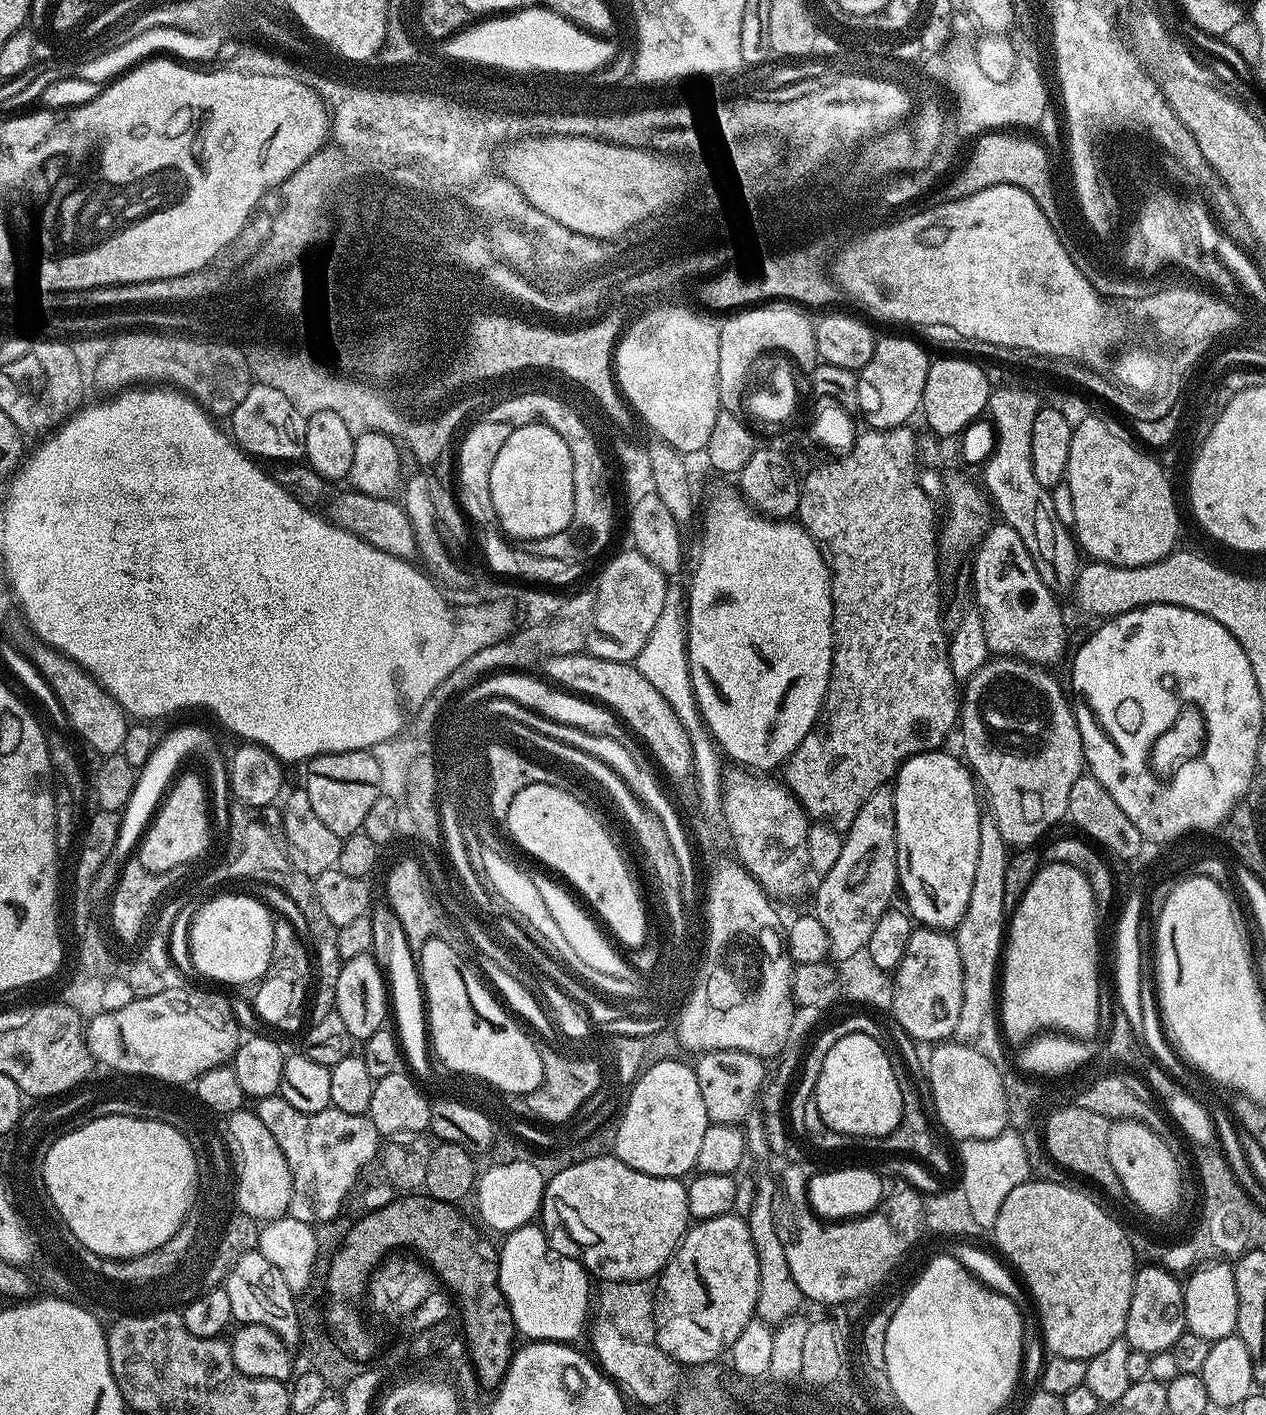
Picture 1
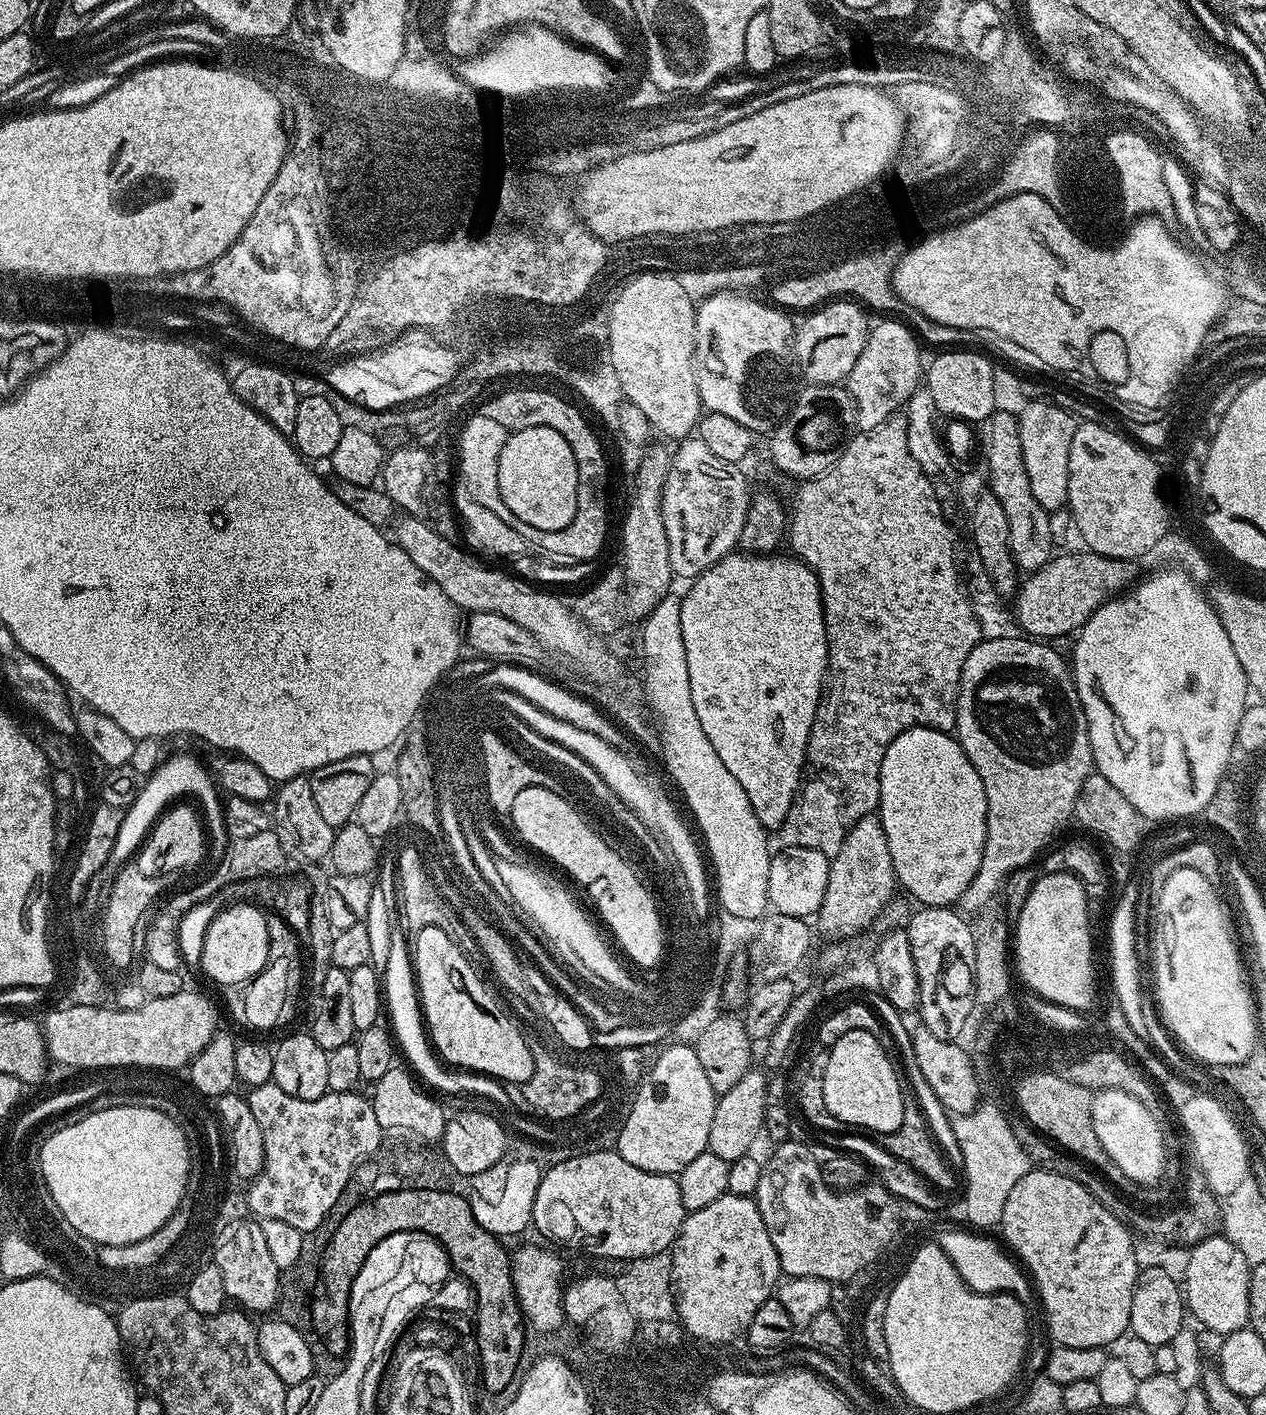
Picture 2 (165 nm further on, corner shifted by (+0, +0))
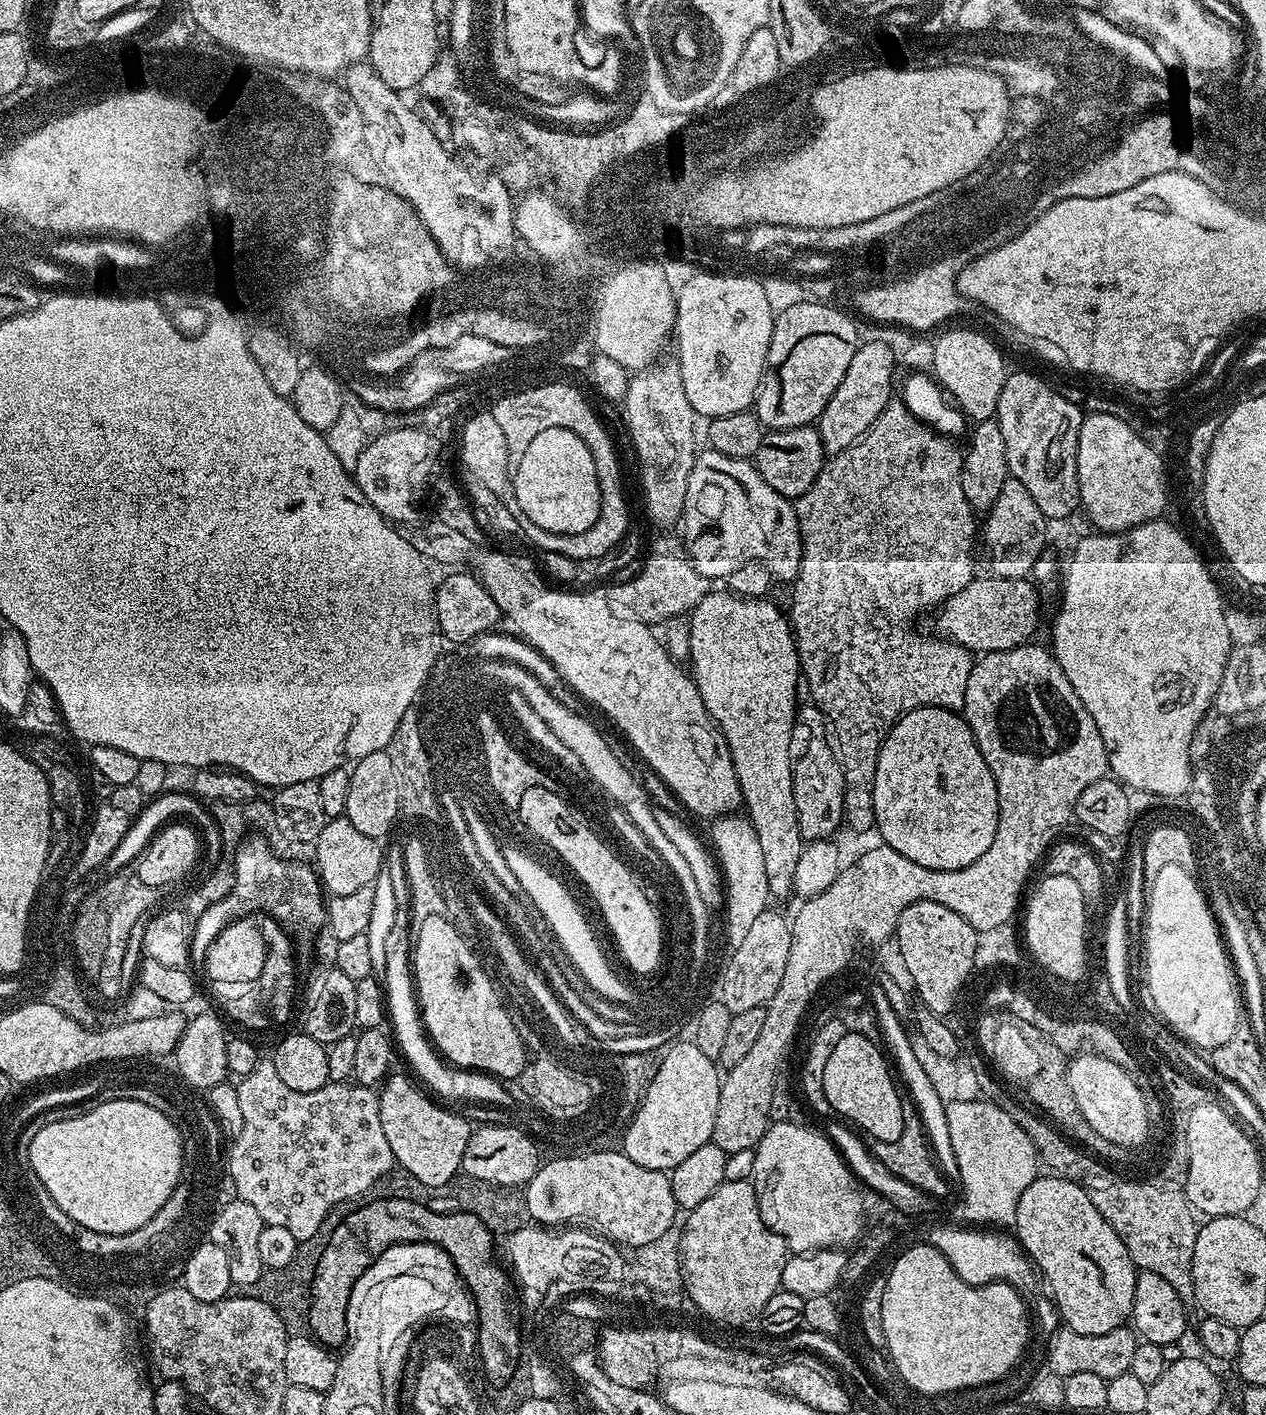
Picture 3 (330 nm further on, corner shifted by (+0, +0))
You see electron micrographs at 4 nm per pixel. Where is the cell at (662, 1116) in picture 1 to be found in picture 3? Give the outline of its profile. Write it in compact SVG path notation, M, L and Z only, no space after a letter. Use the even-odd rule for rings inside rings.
M680 1038L669 1043L666 1051L660 1057L660 1064L651 1073L648 1088L643 1089L639 1120L636 1120L636 1124L631 1126L632 1131L627 1131L622 1135L625 1140L623 1155L629 1160L638 1162L638 1166L671 1173L672 1169L678 1166L678 1162L690 1158L690 1154L694 1154L694 1150L698 1150L698 1146L712 1140L714 1122L718 1114L722 1072L717 1061L713 1057L712 1061L696 1044L699 1043L688 1038Z

